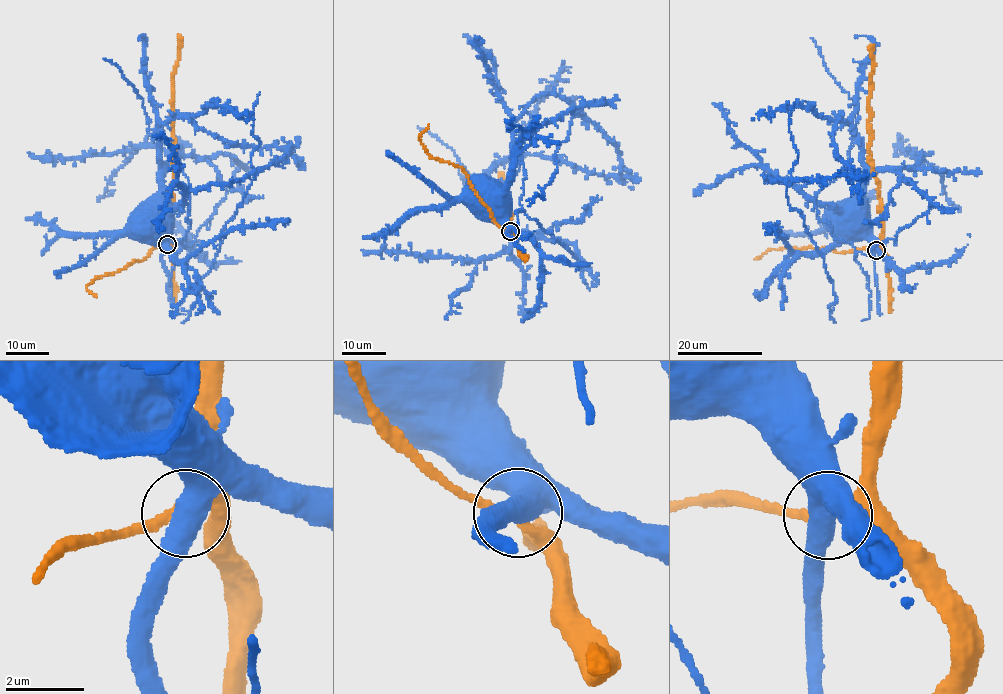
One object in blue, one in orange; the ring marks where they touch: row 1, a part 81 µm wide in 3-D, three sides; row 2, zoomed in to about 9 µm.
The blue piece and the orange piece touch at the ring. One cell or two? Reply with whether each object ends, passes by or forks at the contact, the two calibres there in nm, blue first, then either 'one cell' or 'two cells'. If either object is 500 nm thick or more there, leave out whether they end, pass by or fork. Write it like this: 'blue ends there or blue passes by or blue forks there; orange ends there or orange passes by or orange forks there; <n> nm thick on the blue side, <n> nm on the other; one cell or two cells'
550 nm thick on the blue side, 240 nm on the other; two cells

